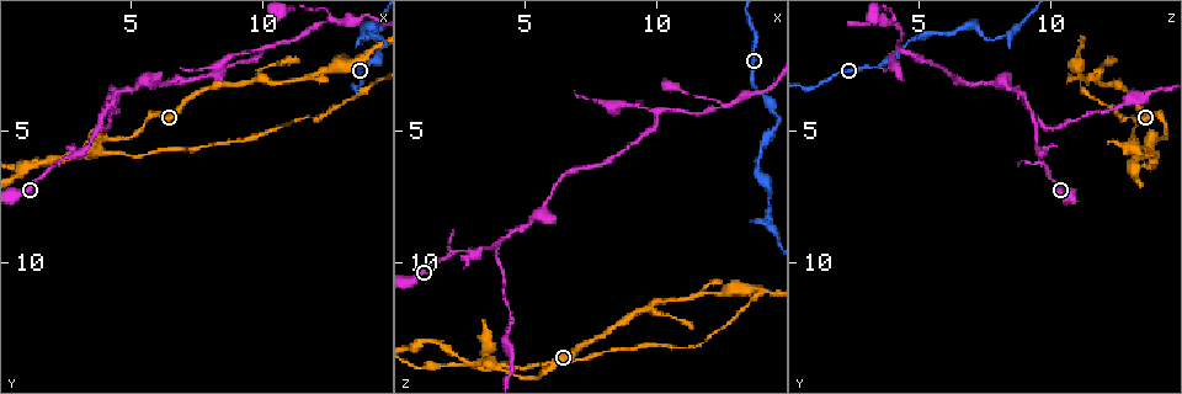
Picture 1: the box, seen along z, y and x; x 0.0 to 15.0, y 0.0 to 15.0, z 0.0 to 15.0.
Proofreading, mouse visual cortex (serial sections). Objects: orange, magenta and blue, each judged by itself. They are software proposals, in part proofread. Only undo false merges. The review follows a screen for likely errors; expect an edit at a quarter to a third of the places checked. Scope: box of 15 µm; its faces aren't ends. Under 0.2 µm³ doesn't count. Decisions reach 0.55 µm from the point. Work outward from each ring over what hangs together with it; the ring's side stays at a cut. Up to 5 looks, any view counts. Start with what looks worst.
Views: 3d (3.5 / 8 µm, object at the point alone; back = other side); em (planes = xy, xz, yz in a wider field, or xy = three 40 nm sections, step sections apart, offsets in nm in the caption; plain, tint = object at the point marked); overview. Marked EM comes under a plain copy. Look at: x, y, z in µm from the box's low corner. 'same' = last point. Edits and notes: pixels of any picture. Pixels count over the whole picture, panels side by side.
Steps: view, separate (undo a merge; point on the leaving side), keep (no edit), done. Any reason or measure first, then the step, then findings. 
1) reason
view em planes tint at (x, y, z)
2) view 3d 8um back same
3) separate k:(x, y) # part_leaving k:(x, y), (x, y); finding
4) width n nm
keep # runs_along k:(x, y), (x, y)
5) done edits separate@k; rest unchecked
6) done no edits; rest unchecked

thick turns thin
view 3d 8um back at (2.6, 6.1, 9.5)

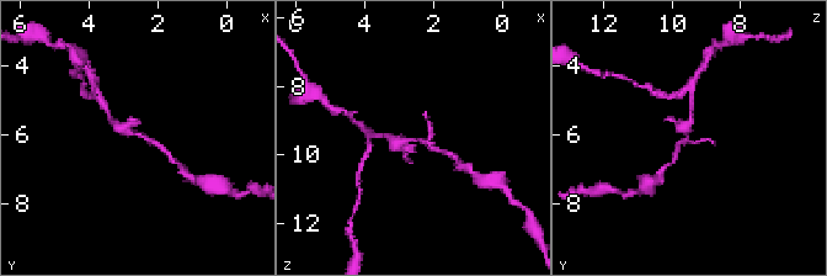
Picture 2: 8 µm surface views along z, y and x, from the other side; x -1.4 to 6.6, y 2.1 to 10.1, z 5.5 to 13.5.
need the tissue
view em xy step 1 tint at (2.8, 5.9, 9.6)

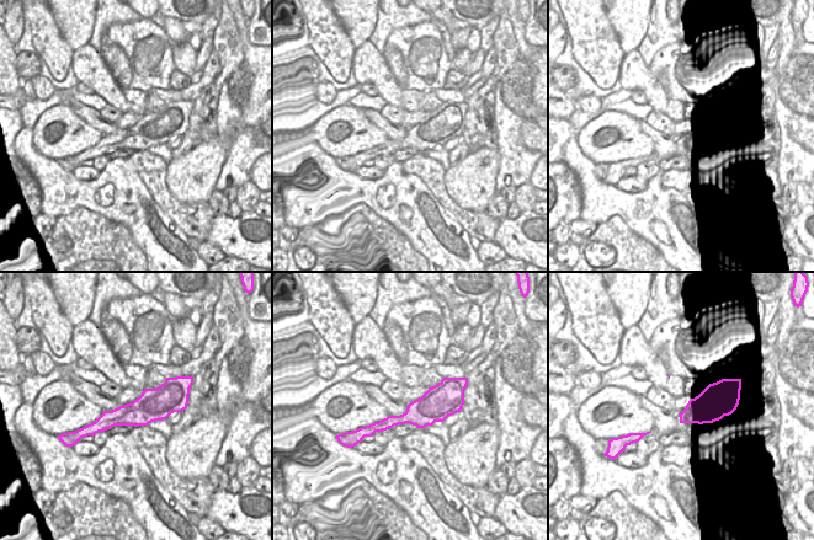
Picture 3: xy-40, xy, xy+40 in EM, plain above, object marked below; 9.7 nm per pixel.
width 320 nm
keep # runs_along 2:(164, 149), (118, 127), (108, 113); continuous, no second cell

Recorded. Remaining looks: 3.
sudden change in width
view 3d 3.5um at (5.8, 3.2, 7.6)

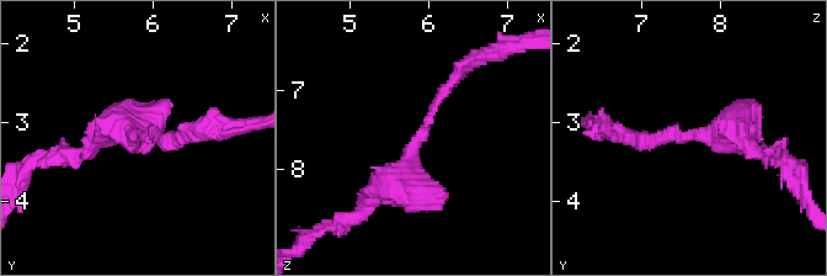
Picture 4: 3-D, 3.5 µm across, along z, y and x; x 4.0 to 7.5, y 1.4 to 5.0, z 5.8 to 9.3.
view em xy step 1 tint at (5.85, 3.20, 7.60)

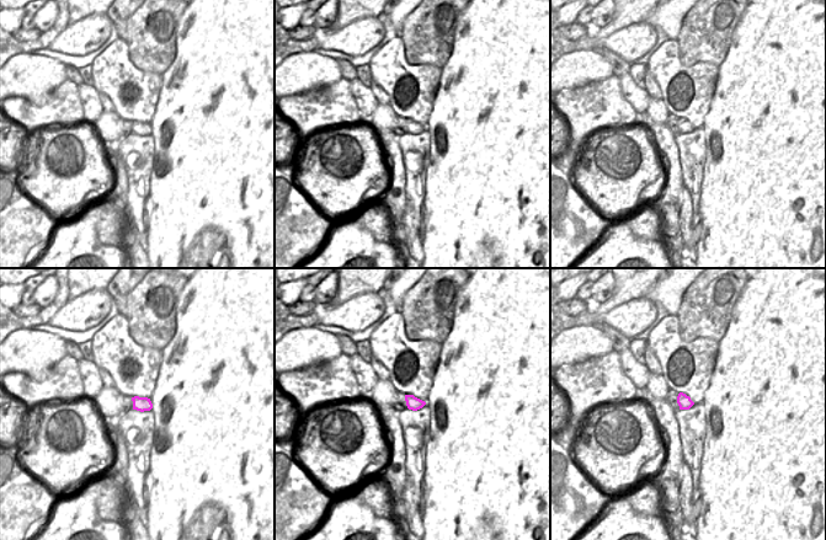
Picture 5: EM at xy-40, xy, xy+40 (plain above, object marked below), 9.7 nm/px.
view em xy step 5 tint same

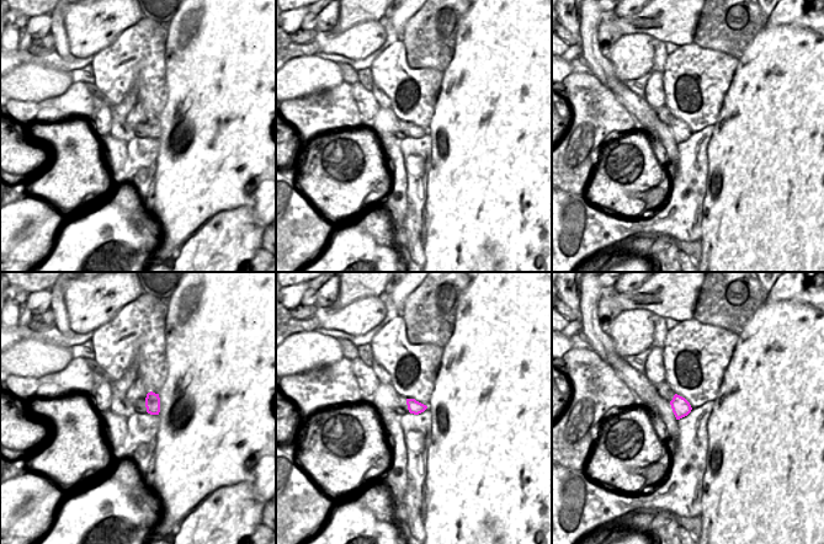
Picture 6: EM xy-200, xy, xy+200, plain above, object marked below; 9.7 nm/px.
arm_widths 150, 350 nm
keep # runs_along 4:(378, 192), (460, 73); continuous, no second cell

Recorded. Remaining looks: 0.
done no edits; rest unchecked

